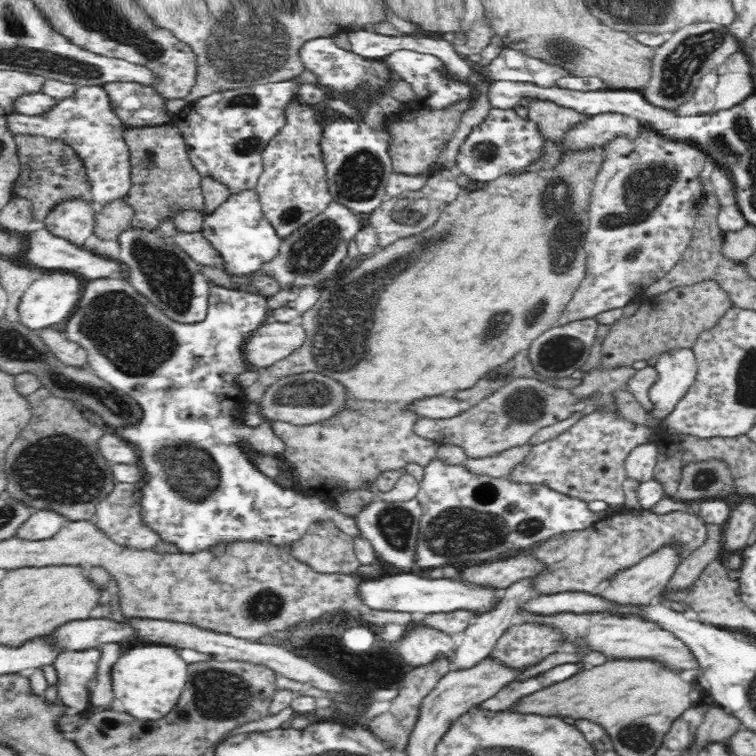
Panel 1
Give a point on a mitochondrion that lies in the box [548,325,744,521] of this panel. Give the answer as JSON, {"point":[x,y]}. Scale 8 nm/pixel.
{"point":[703,479]}

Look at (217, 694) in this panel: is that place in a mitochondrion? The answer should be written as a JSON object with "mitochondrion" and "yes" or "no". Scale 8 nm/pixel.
{"mitochondrion":"yes"}

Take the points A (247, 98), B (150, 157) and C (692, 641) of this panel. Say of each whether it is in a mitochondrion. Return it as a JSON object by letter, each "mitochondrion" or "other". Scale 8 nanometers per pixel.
{"A":"mitochondrion","B":"mitochondrion","C":"other"}

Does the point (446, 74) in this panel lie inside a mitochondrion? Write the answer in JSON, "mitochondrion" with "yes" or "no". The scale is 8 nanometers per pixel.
{"mitochondrion":"no"}

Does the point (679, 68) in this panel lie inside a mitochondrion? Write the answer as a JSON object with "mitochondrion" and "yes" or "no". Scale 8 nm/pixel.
{"mitochondrion":"yes"}

